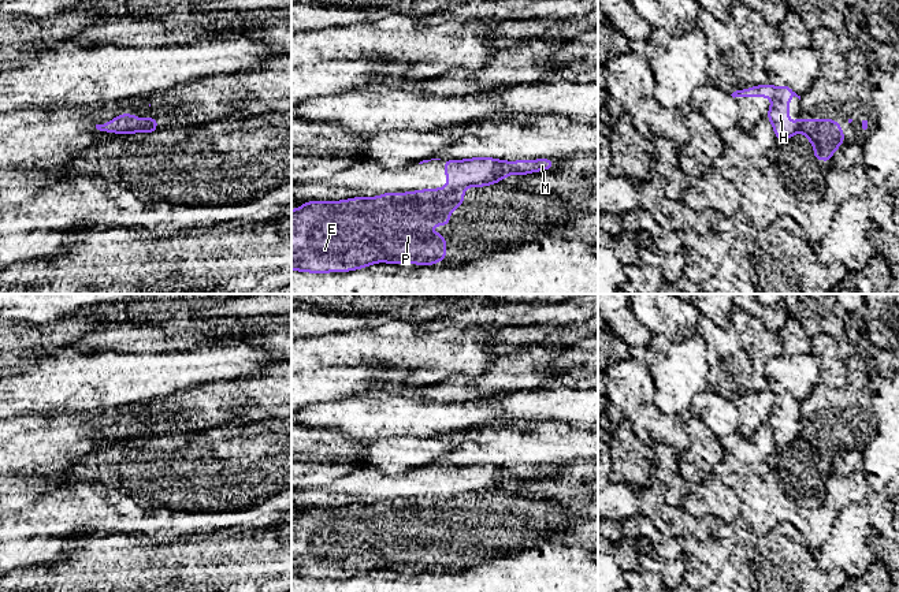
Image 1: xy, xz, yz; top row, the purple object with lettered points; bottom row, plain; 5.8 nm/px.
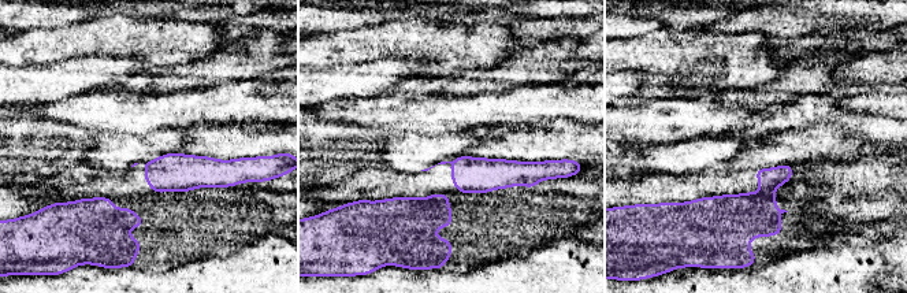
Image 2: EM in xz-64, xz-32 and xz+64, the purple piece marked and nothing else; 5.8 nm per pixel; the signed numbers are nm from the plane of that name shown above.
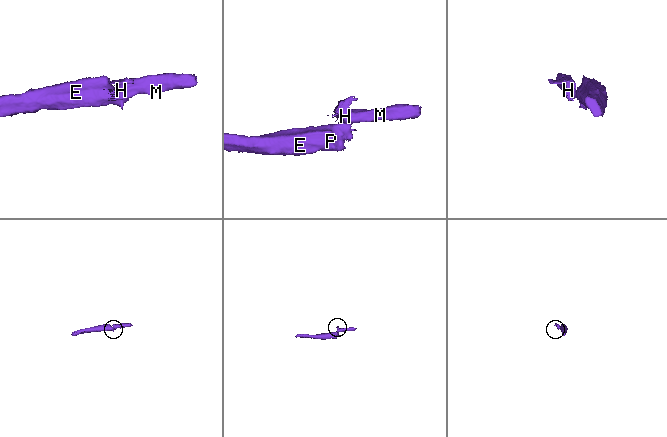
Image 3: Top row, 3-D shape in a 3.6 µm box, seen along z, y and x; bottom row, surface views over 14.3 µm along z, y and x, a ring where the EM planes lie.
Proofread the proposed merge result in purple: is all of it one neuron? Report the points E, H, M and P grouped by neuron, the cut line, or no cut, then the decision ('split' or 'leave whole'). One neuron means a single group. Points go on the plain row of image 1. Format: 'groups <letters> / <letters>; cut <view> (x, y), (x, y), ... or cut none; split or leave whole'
groups E P / H M; cut xz (464, 494), (441, 495); split

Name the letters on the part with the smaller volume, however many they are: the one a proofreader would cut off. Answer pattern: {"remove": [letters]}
{"remove": ["H", "M"]}

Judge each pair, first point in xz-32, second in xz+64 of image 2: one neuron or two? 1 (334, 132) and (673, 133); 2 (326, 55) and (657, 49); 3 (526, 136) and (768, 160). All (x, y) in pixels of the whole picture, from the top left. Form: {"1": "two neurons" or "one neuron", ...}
{"1": "two neurons", "2": "one neuron", "3": "one neuron"}

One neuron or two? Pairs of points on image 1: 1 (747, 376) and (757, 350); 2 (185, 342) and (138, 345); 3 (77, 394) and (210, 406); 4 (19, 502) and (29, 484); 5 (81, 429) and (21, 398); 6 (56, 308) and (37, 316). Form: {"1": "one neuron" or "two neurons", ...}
{"1": "one neuron", "2": "one neuron", "3": "two neurons", "4": "one neuron", "5": "two neurons", "6": "one neuron"}

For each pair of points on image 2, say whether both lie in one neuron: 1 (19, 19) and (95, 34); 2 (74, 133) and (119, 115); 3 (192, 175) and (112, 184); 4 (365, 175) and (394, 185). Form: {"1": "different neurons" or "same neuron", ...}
{"1": "different neurons", "2": "different neurons", "3": "same neuron", "4": "same neuron"}

